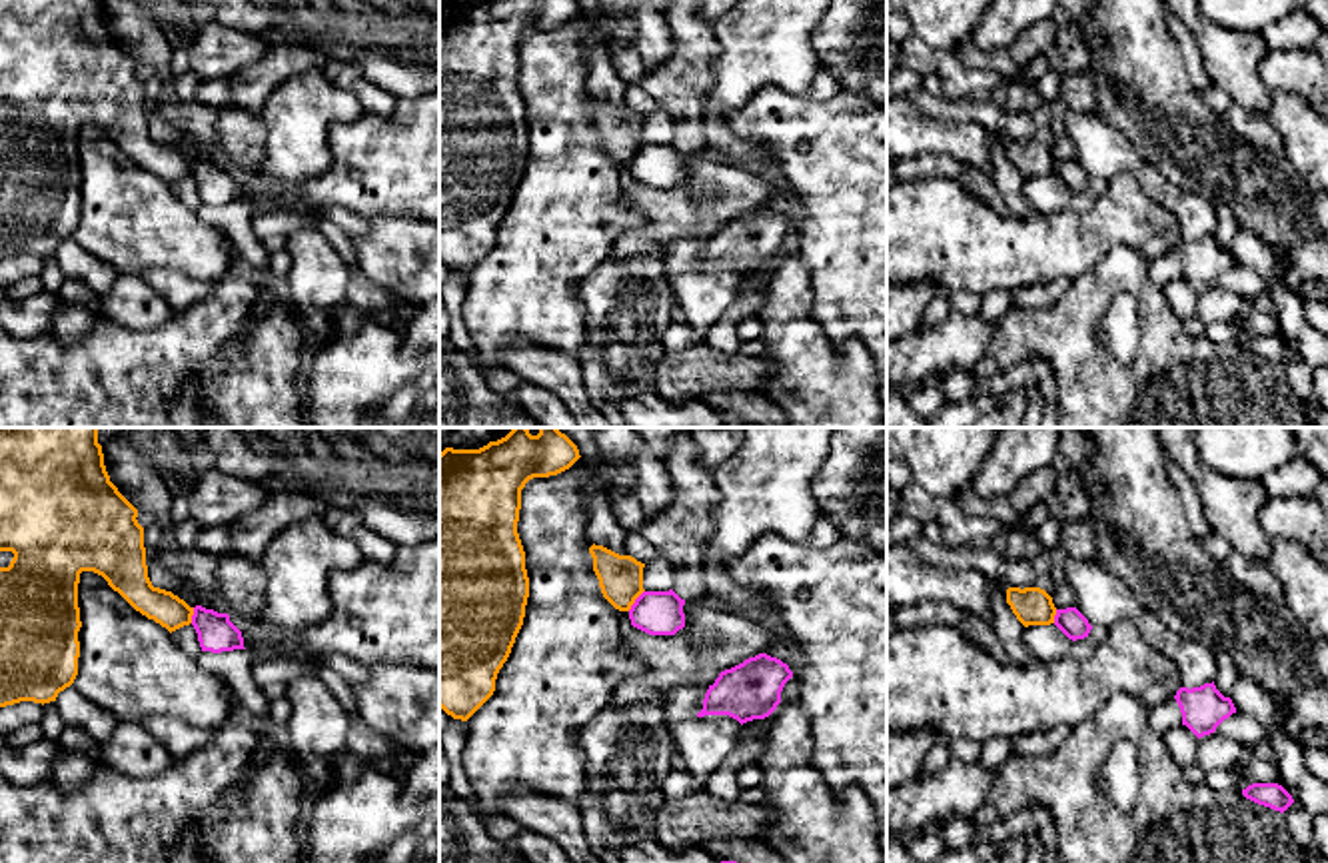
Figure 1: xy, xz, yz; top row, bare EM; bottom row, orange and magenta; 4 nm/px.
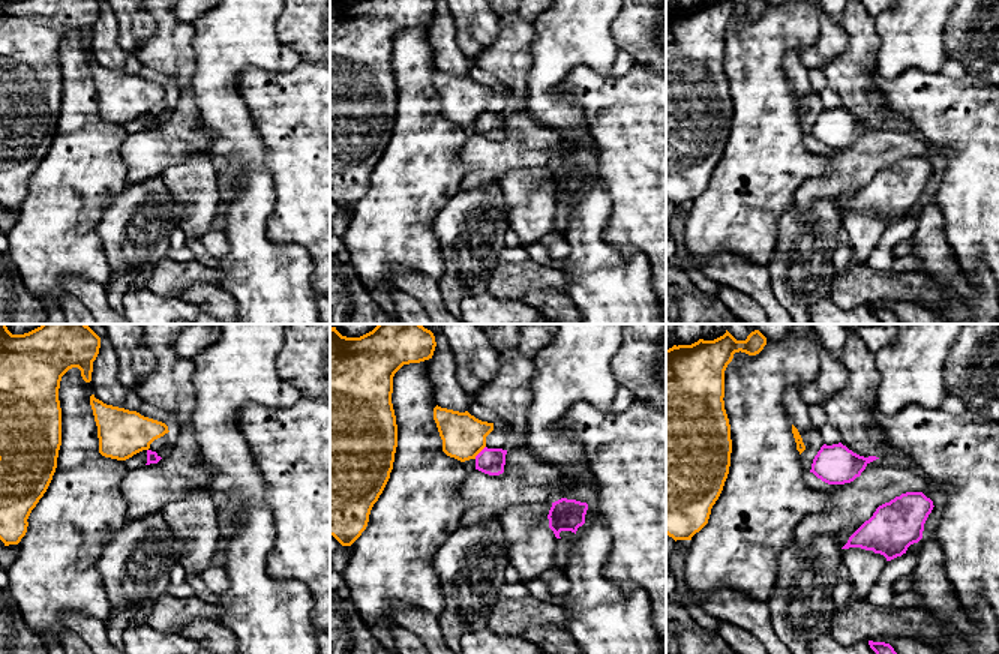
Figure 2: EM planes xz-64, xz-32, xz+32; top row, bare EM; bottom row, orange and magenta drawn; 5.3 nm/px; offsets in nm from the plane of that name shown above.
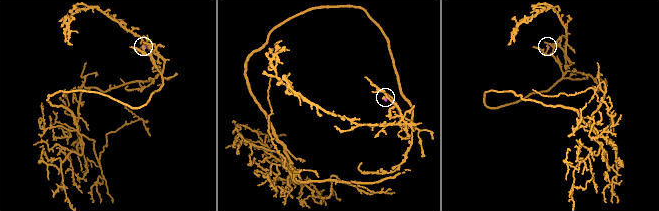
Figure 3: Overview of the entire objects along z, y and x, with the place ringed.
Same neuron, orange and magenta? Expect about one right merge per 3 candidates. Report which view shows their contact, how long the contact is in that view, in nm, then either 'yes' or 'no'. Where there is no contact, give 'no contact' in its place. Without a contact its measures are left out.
xz | 110 nm | no

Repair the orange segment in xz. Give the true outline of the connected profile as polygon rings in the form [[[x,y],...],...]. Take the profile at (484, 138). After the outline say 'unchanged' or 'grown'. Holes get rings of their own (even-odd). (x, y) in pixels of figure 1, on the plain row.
[[[445,0],[439,6],[439,260],[453,272],[467,274],[493,248],[523,178],[529,130],[517,86],[521,42],[533,30],[569,22],[579,10],[577,0]]]; unchanged

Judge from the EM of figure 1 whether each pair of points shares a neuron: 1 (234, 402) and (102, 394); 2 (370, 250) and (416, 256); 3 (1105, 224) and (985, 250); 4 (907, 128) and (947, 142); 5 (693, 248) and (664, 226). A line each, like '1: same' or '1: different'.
1: same
2: same
3: same
4: same
5: different

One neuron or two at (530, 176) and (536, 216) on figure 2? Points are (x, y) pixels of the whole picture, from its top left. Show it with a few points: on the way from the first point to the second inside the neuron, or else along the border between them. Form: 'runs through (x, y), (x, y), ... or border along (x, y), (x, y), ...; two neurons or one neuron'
runs through (530, 186), (531, 206); one neuron

